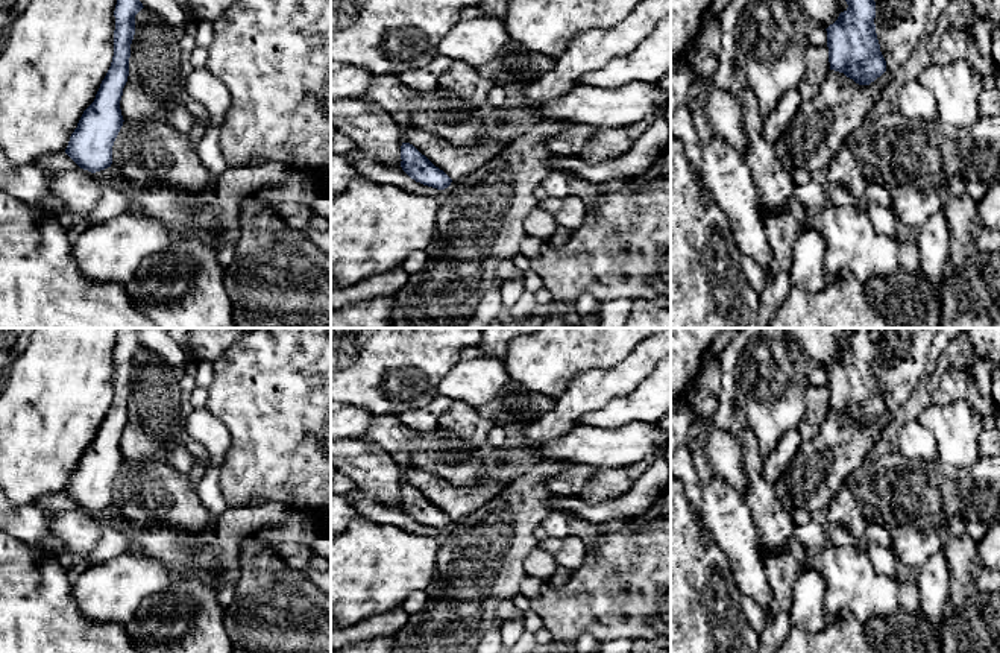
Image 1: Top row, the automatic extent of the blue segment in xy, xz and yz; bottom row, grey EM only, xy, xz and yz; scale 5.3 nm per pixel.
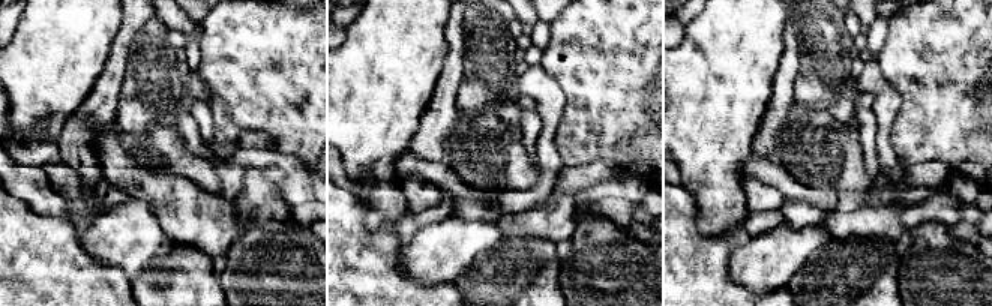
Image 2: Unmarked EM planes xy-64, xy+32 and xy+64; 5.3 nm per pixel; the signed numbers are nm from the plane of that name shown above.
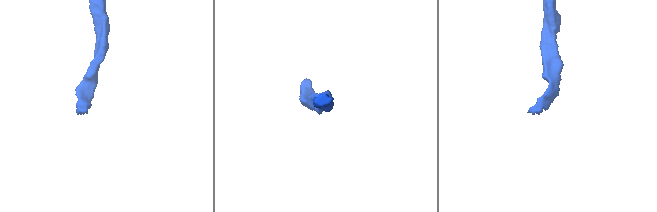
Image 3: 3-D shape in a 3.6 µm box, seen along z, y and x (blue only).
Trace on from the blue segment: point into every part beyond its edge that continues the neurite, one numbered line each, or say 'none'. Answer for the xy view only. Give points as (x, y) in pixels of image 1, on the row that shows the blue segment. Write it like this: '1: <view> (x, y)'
1: xy (152, 151)

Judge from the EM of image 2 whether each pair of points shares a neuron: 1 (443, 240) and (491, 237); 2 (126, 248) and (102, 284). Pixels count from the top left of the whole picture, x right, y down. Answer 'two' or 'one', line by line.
1: one
2: two

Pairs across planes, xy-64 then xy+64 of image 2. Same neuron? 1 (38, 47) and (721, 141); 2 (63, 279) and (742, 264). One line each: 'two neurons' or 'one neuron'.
1: one neuron
2: two neurons

